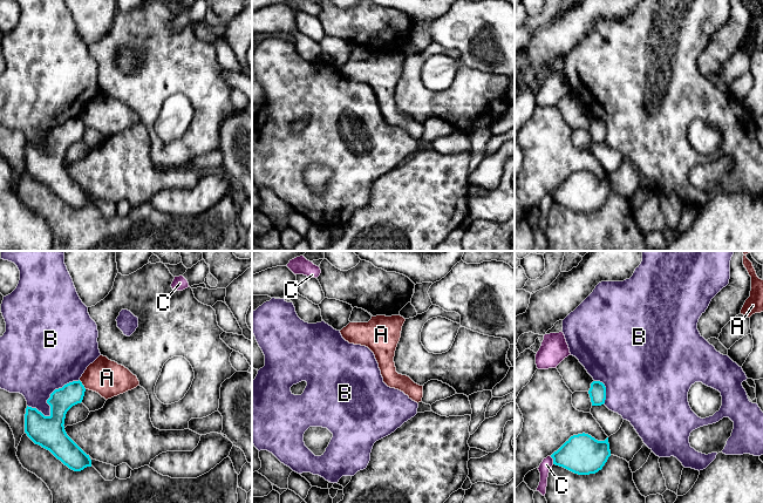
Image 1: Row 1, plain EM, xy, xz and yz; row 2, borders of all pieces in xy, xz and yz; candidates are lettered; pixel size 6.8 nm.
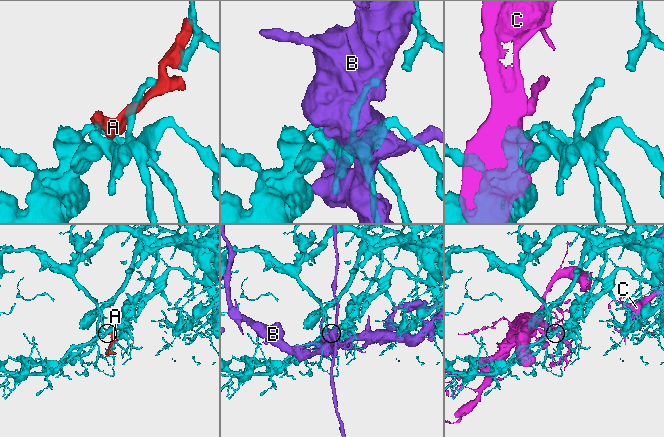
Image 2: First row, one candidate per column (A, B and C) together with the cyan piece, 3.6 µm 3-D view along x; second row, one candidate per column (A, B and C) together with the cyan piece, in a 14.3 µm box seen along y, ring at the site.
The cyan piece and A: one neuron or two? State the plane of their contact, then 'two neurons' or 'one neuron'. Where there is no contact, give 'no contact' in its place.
contact in xy; two neurons

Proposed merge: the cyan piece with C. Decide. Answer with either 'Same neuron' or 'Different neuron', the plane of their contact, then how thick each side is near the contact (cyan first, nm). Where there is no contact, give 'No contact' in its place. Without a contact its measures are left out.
Different neuron. Touches cyan in yz. Thickness 280 nm (cyan) against 80 nm

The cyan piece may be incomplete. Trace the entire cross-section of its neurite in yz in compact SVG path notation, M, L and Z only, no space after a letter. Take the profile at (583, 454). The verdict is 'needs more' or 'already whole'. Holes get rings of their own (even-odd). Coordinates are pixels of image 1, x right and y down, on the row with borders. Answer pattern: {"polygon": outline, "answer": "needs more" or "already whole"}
{"polygon": "M588 434L571 436L551 457L553 464L578 475L595 474L611 456L608 437L598 441Z", "answer": "already whole"}

